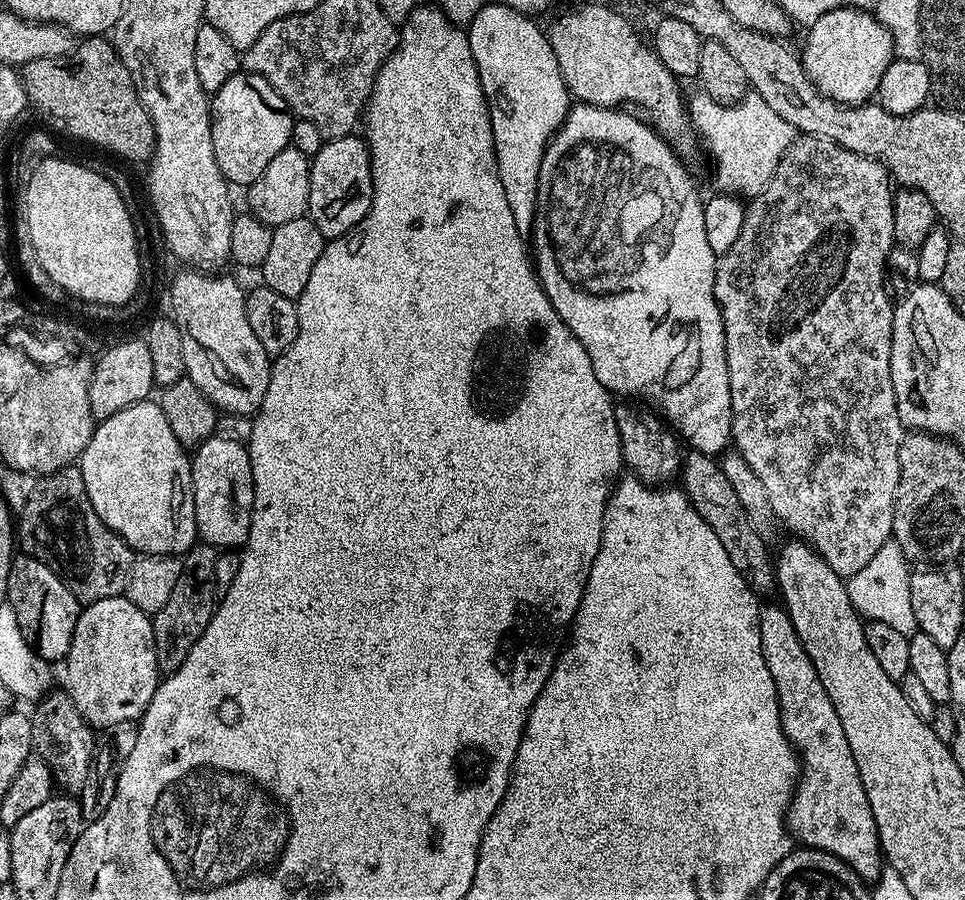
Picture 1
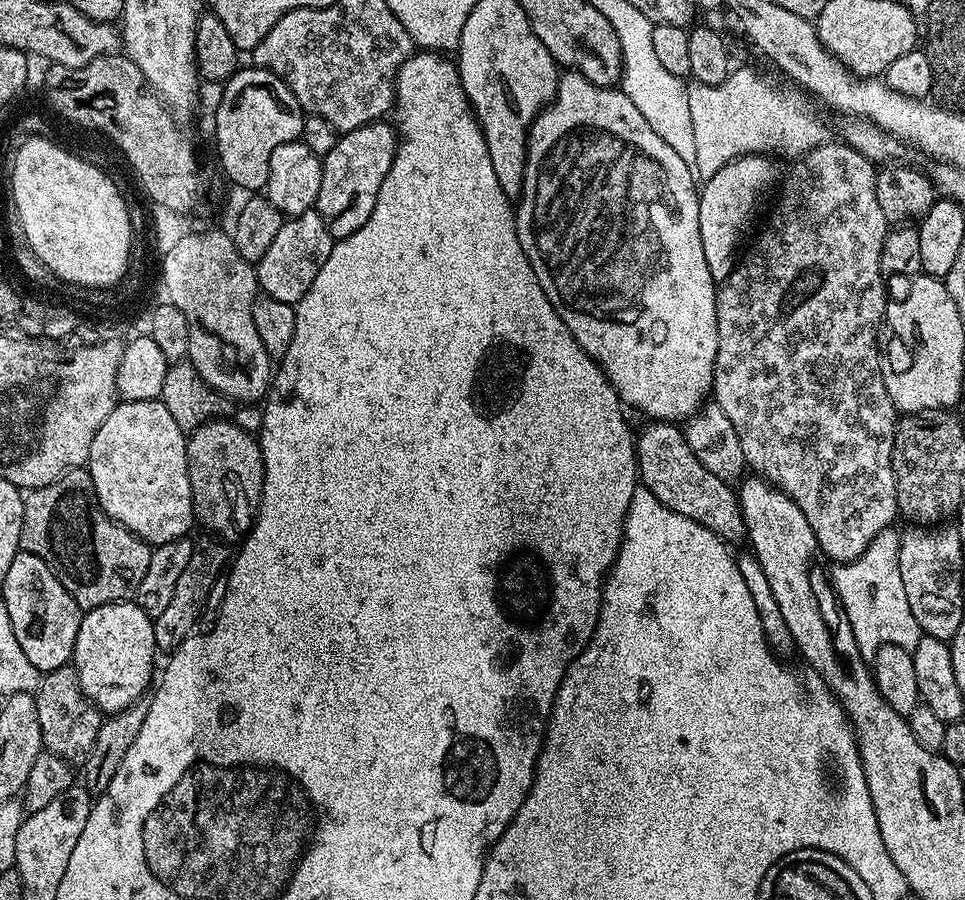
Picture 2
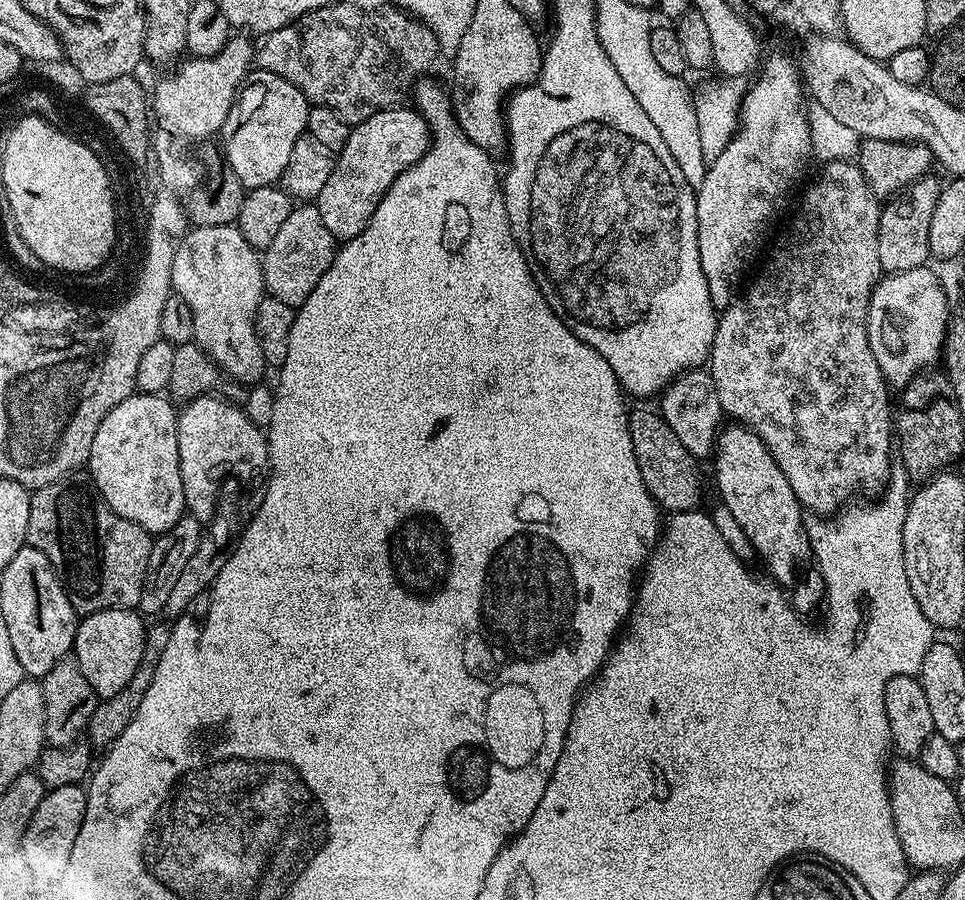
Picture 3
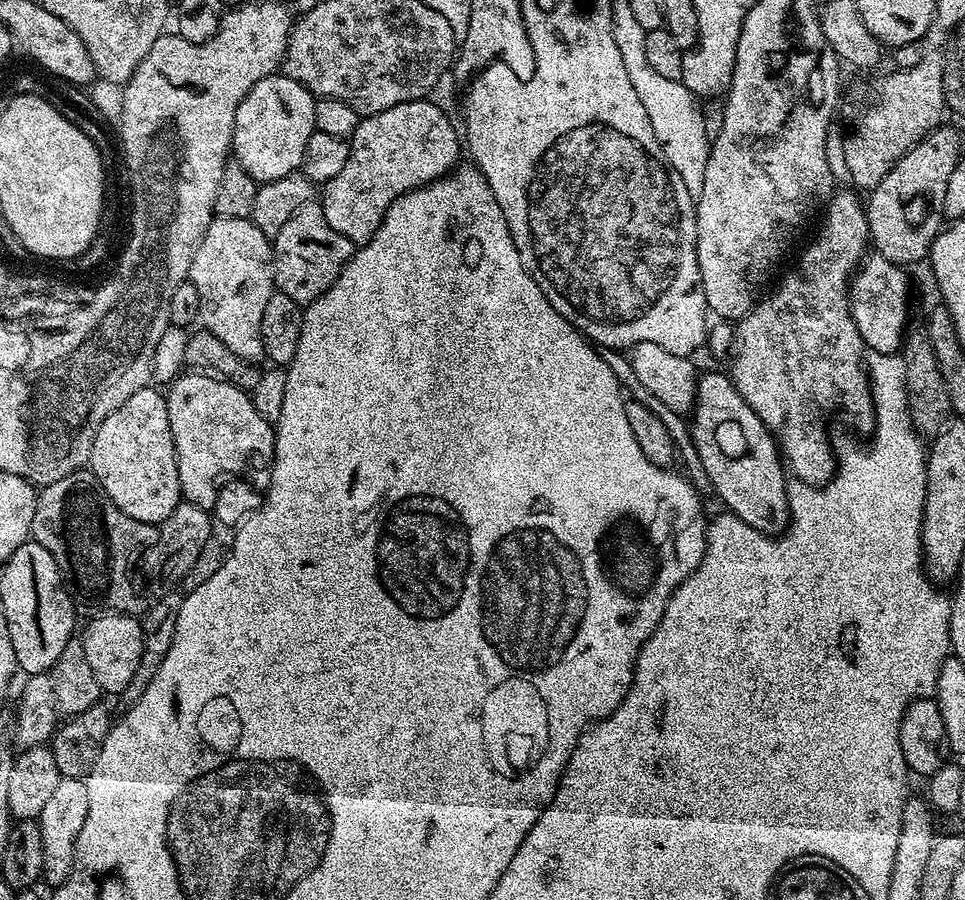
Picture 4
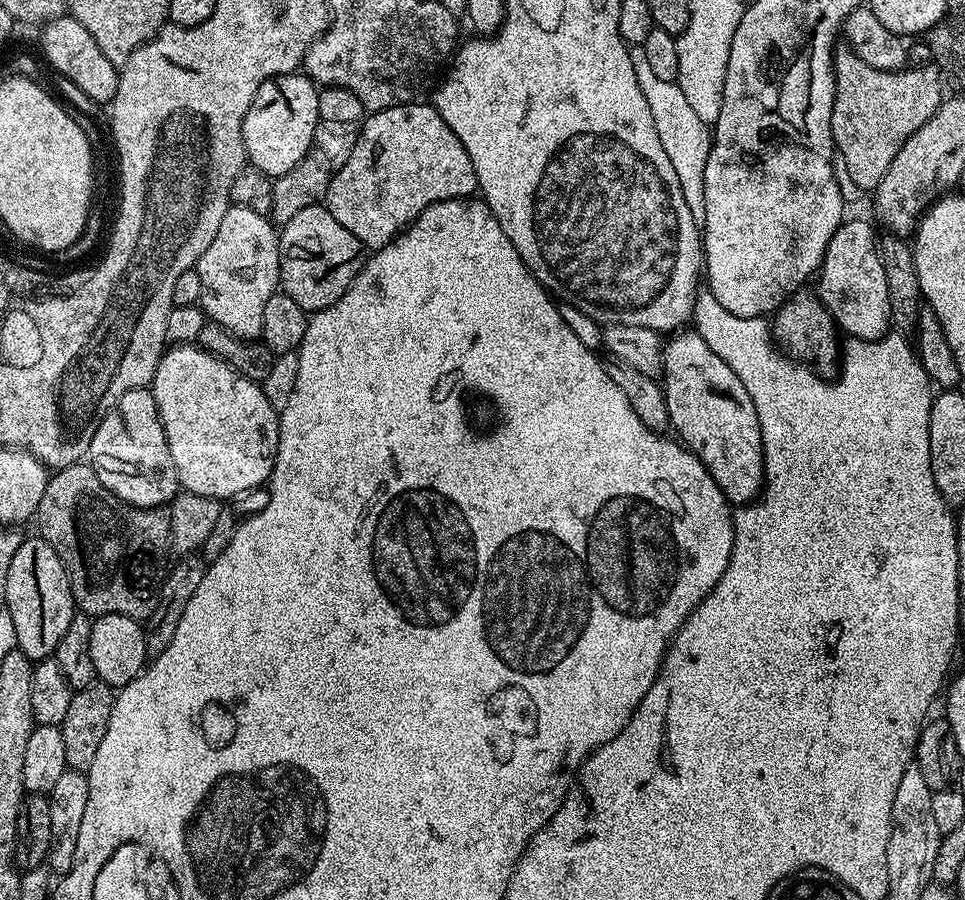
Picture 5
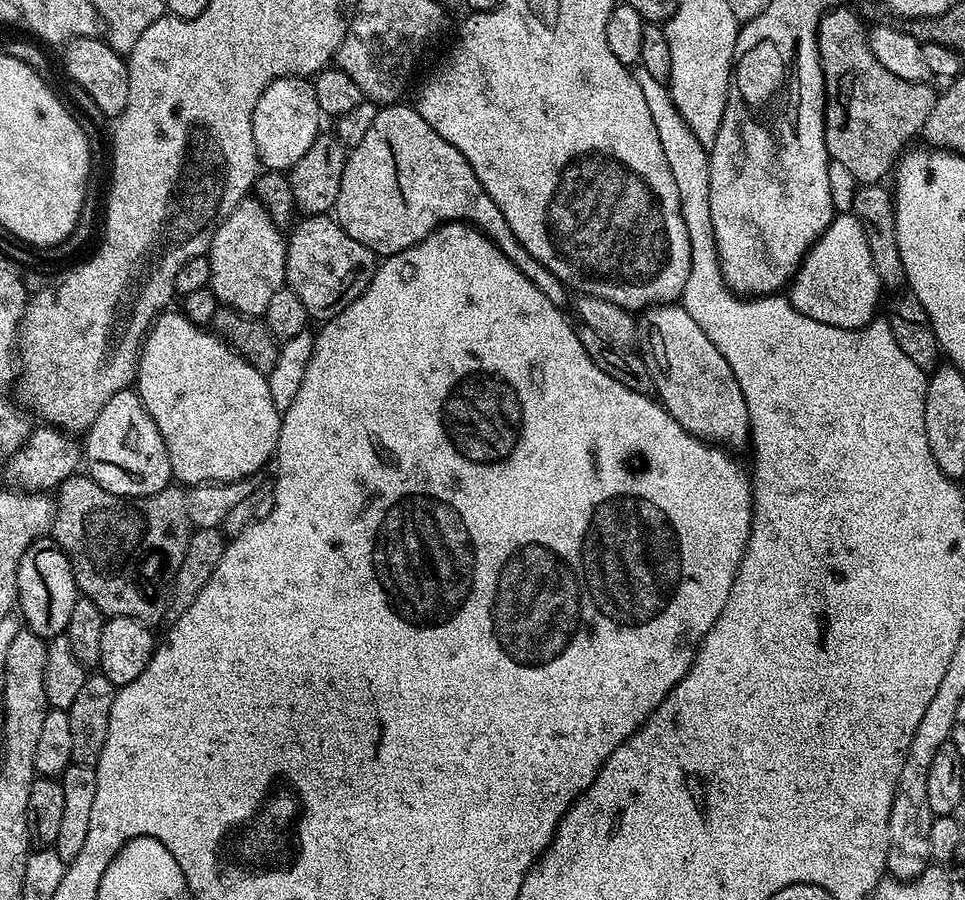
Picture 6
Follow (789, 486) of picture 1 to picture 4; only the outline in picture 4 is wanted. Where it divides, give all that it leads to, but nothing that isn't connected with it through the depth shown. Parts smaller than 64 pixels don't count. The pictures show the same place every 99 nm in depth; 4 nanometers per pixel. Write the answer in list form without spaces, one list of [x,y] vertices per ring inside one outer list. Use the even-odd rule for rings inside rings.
[[[837,191],[832,199],[828,201],[826,207],[823,209],[823,212],[825,211],[824,221],[821,222],[820,229],[816,232],[816,237],[805,246],[804,253],[800,256],[800,261],[781,278],[776,292],[770,293],[765,300],[763,297],[759,302],[753,304],[749,312],[738,321],[734,328],[734,339],[730,349],[732,385],[736,387],[738,394],[742,394],[742,398],[746,398],[746,406],[750,406],[750,410],[754,410],[754,414],[758,414],[758,418],[762,418],[762,422],[768,427],[769,432],[776,437],[776,443],[784,462],[790,469],[791,475],[795,479],[801,480],[803,484],[823,486],[832,479],[838,467],[833,445],[830,443],[830,438],[828,442],[828,432],[824,429],[824,412],[845,412],[852,419],[852,424],[857,428],[857,430],[855,429],[857,433],[871,433],[876,426],[876,406],[872,401],[872,385],[869,381],[866,367],[864,339],[862,338],[862,334],[858,334],[858,326],[852,317],[852,301],[850,299],[850,285],[870,248],[870,241],[868,239],[868,213],[865,205],[862,203],[861,197],[859,200],[855,196],[857,193],[855,191],[852,192]]]

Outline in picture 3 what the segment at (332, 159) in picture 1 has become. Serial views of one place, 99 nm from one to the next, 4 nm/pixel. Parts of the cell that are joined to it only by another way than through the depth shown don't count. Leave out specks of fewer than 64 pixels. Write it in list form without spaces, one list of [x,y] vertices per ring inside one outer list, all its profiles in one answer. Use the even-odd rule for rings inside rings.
[[[412,106],[375,112],[355,125],[350,138],[346,138],[346,146],[335,157],[330,179],[322,186],[322,194],[314,201],[318,214],[322,214],[322,222],[326,222],[326,230],[340,242],[362,234],[394,178],[398,178],[402,170],[414,166],[429,143],[428,124]]]

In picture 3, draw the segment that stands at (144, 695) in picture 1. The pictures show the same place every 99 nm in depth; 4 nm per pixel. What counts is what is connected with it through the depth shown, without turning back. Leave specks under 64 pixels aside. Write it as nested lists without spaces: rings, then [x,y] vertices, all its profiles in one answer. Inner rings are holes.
[[[107,608],[91,612],[76,625],[74,655],[86,682],[96,691],[97,697],[107,698],[118,694],[134,678],[134,670],[142,662],[146,620],[139,611],[130,608]]]

